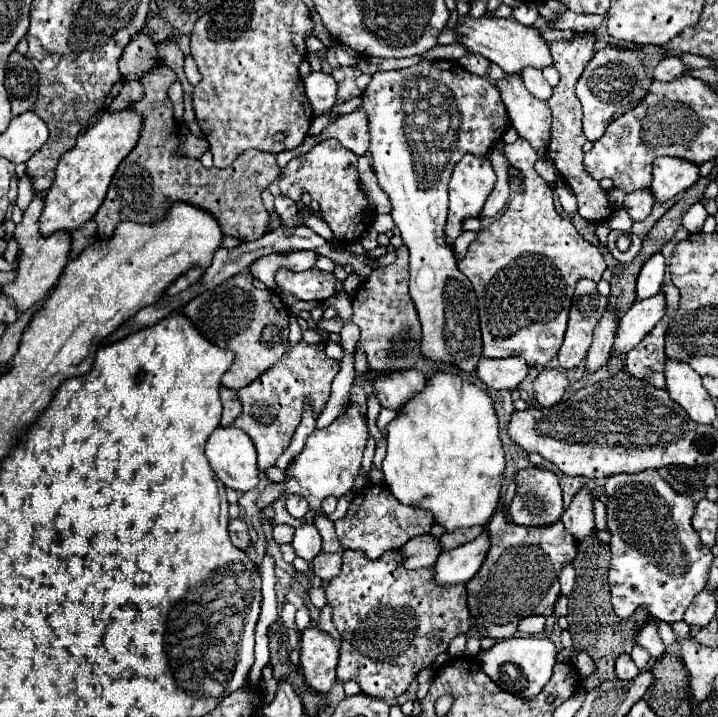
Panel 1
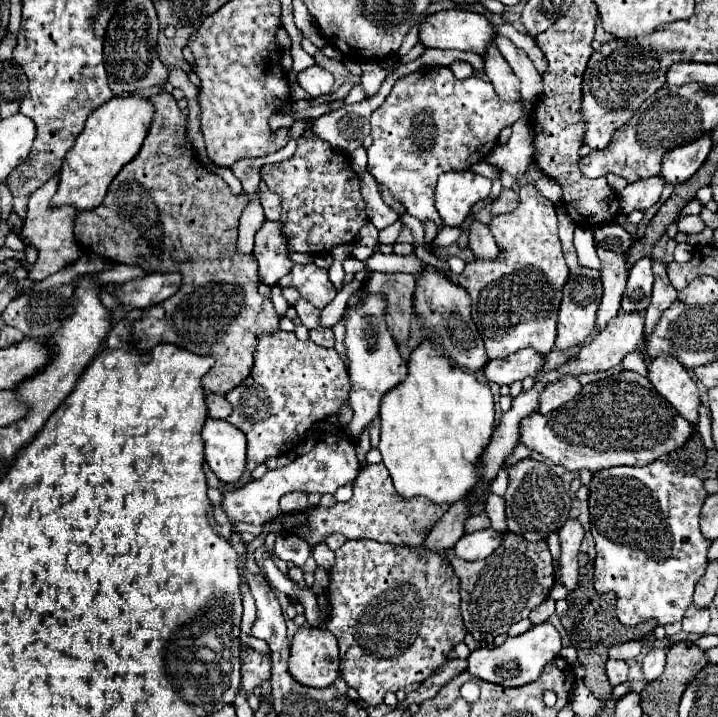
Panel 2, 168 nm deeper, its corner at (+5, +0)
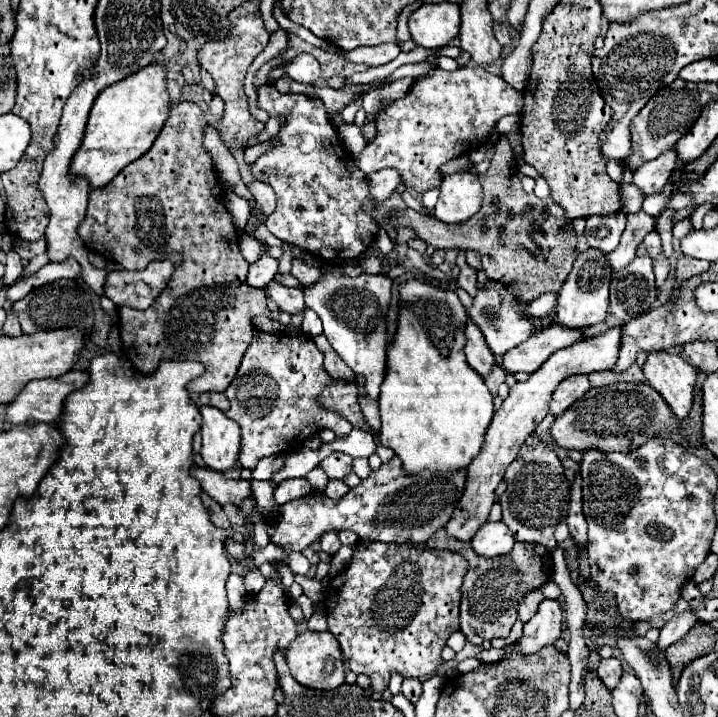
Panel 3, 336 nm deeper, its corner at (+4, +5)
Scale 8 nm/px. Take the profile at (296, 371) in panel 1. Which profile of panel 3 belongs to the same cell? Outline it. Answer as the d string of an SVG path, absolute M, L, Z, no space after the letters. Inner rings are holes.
M257 330L249 344L237 378L225 390L231 402L227 416L241 426L241 468L255 468L265 456L297 450L311 434L329 428L337 438L349 436L351 424L319 406L321 390L331 382L323 368L323 354L307 334L269 334Z

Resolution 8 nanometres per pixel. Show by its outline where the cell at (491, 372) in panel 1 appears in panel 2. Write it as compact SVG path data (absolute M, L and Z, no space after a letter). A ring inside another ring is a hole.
M520 349L512 353L508 359L488 361L482 367L482 373L488 381L498 385L510 385L514 381L522 381L524 377L534 377L544 365L544 357L532 349Z

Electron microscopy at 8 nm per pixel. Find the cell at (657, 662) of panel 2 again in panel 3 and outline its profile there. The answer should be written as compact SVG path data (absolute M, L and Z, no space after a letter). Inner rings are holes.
M685 610L681 614L675 614L659 632L659 648L667 650L667 646L671 646L673 642L677 642L693 624L697 622L697 616L691 610Z

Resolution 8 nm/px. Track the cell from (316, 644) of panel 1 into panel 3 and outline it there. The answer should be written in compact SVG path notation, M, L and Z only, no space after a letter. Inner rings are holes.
M303 632L299 634L285 650L287 664L291 668L291 676L307 688L313 690L335 690L345 682L345 668L343 668L343 654L339 648L337 638L331 632Z

